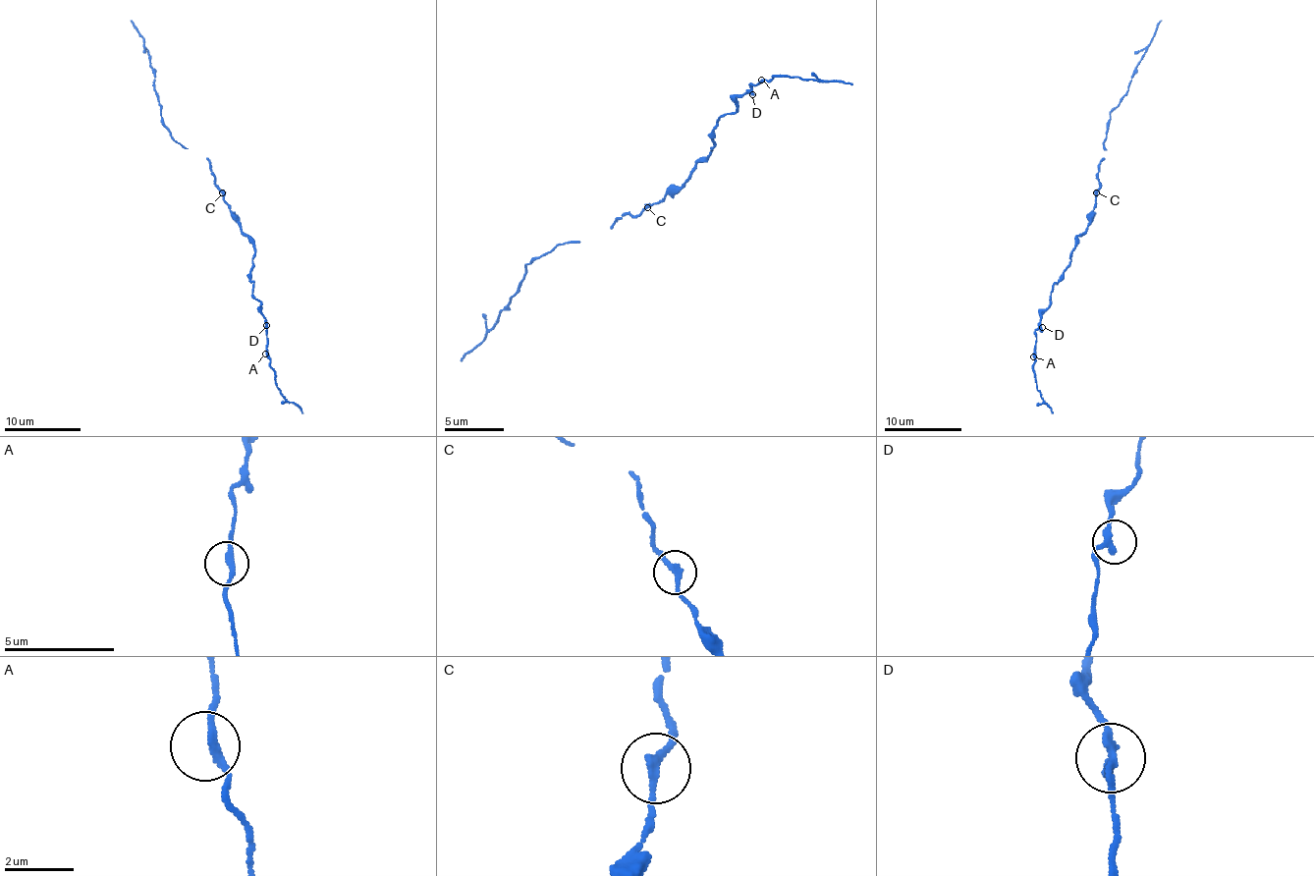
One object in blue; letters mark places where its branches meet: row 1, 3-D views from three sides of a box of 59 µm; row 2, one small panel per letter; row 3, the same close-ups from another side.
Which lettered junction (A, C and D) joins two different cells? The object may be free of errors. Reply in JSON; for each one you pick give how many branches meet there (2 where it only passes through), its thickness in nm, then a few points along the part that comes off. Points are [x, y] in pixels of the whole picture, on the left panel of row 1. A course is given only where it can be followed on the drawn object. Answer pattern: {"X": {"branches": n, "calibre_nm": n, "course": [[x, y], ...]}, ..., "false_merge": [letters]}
{"false_merge": []}

